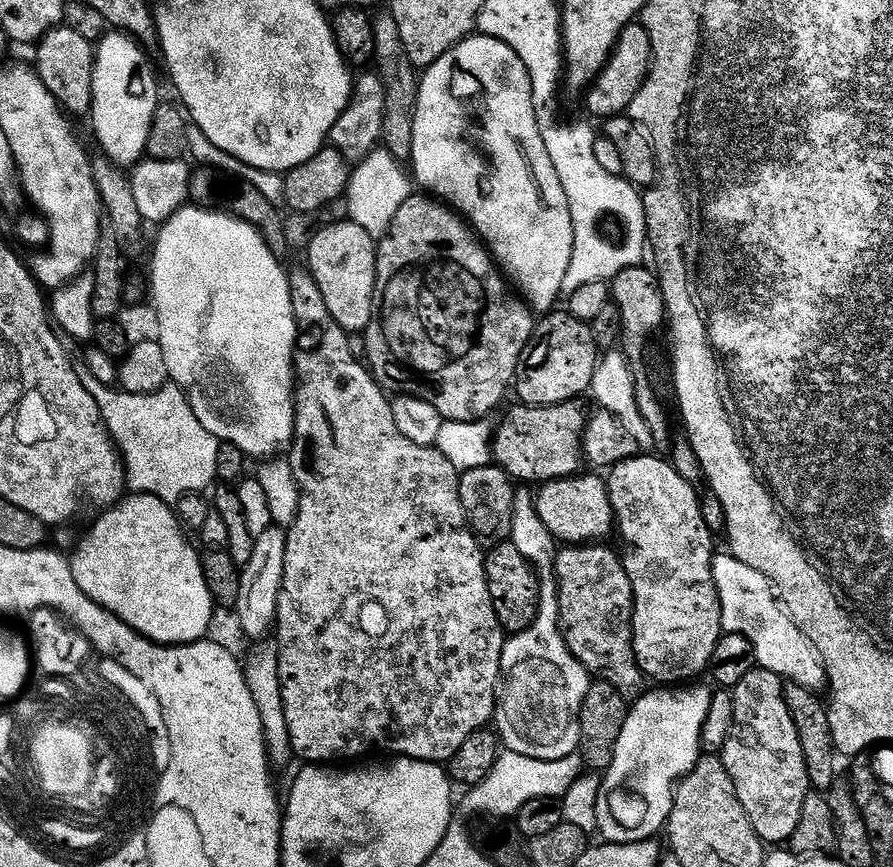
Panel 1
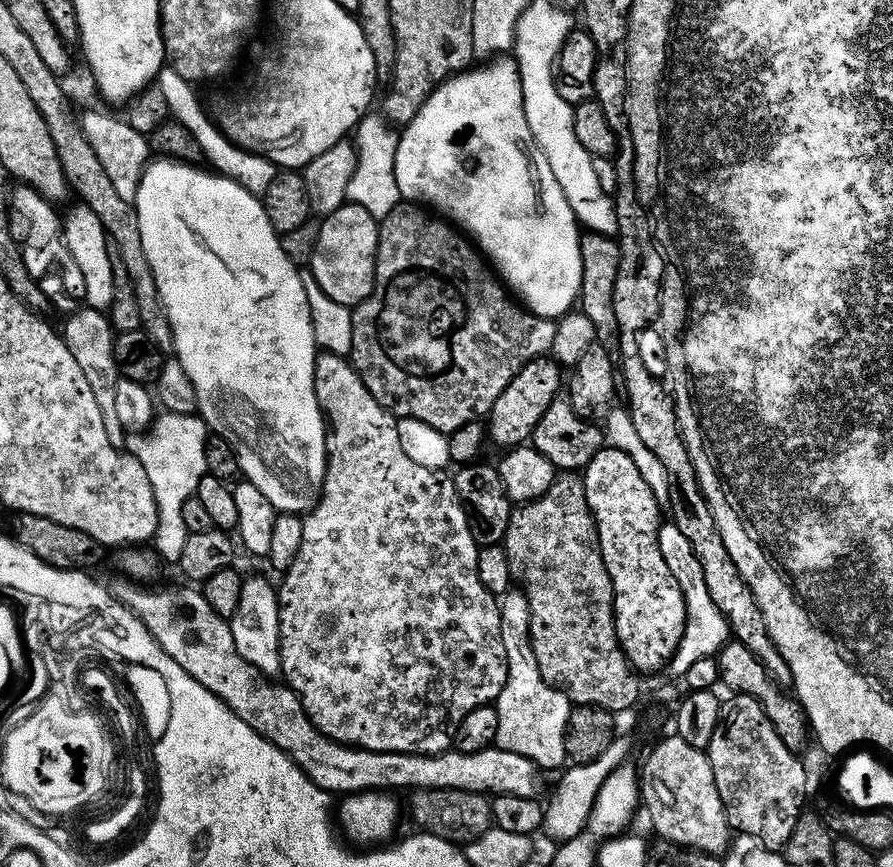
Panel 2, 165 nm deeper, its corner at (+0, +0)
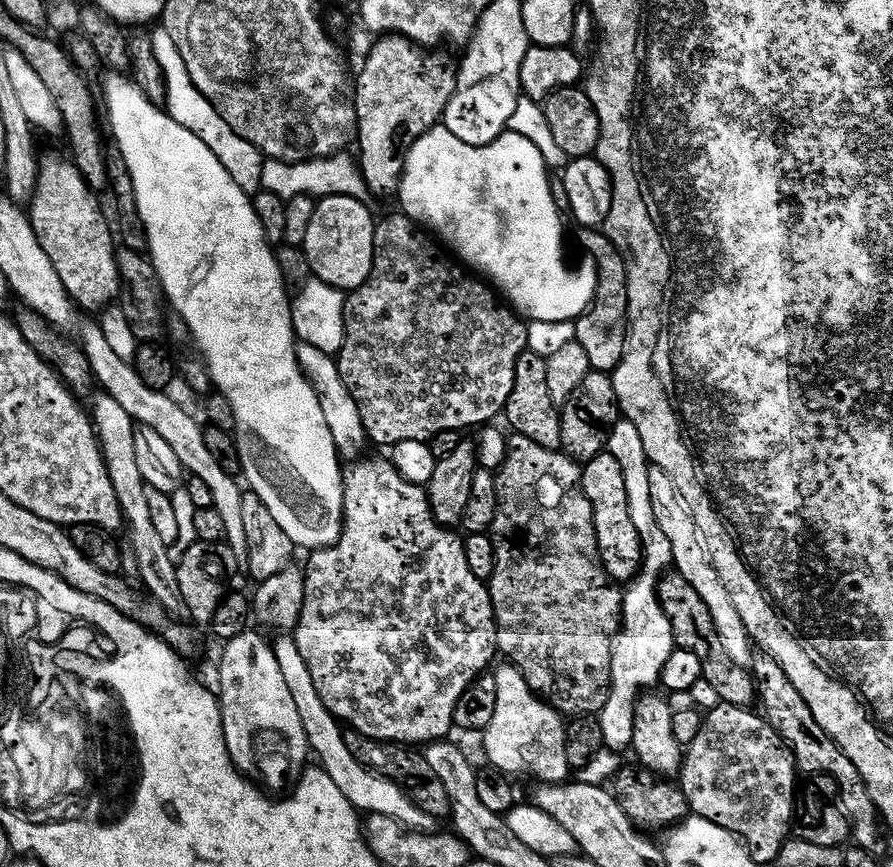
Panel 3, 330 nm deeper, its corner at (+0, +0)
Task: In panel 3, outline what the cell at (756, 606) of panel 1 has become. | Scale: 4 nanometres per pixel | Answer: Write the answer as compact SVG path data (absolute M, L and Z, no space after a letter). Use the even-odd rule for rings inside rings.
M620 418L608 435L606 451L615 458L622 470L630 518L640 535L642 549L642 563L636 575L627 581L622 592L620 631L612 638L612 685L608 687L608 697L598 713L605 745L609 749L627 749L632 743L637 697L641 695L642 690L651 689L651 684L655 685L659 681L660 671L666 666L666 658L670 658L674 647L672 627L660 605L657 580L658 573L669 567L672 555L670 541L666 539L666 534L662 534L662 526L654 522L654 506L650 502L650 465L646 450L642 446L642 438L638 434L638 426L634 426L632 420Z

